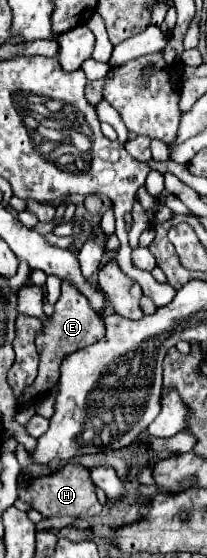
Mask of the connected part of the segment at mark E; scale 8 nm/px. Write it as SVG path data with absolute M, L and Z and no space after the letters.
M63 282L63 286L61 286L61 298L55 304L55 314L43 326L43 330L39 332L39 336L35 340L37 352L41 356L39 376L35 378L35 382L31 386L27 386L23 390L23 394L19 396L17 408L23 408L23 406L27 406L33 400L43 398L57 384L57 380L59 380L59 366L61 366L61 360L65 356L69 356L71 352L77 352L77 350L81 350L85 346L91 346L91 344L99 342L103 336L105 336L105 326L103 326L101 318L91 310L87 298L83 298L83 294L79 294L75 288L71 288L67 282Z

